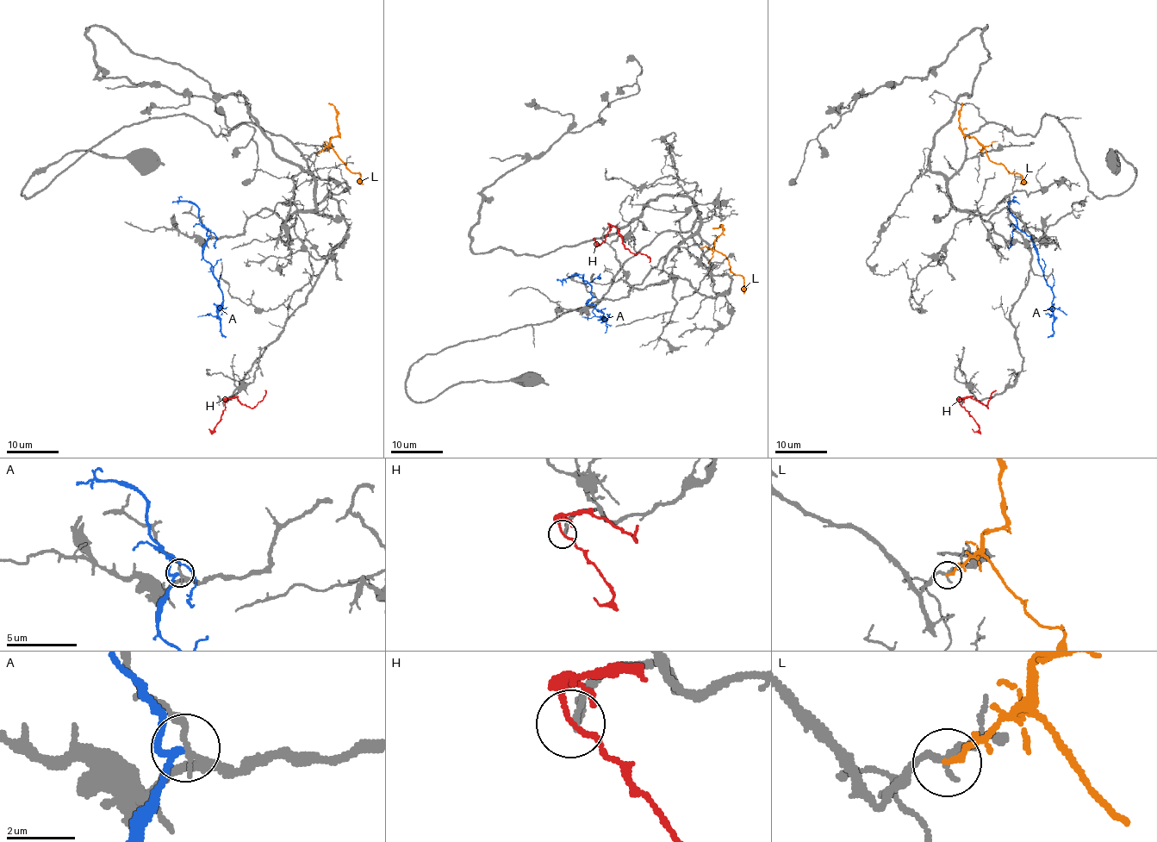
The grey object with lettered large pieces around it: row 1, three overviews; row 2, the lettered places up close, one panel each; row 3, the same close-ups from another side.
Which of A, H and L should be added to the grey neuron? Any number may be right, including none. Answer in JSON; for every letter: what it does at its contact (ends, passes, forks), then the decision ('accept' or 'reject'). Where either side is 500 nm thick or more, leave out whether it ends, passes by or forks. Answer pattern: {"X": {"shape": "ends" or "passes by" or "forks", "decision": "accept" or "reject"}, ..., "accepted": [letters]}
{"A": {"shape": "passes by", "decision": "reject"}, "H": {"shape": "passes by", "decision": "reject"}, "L": {"shape": "ends", "decision": "reject"}, "accepted": []}

